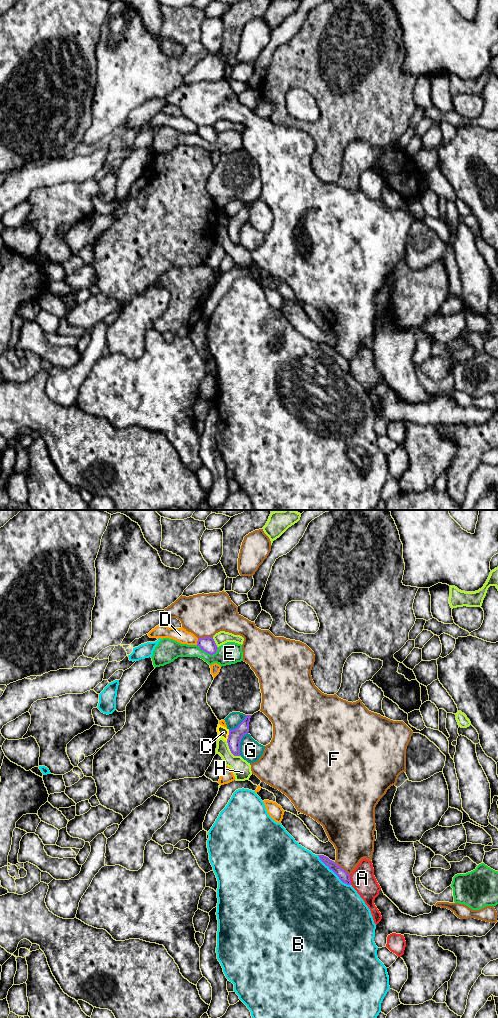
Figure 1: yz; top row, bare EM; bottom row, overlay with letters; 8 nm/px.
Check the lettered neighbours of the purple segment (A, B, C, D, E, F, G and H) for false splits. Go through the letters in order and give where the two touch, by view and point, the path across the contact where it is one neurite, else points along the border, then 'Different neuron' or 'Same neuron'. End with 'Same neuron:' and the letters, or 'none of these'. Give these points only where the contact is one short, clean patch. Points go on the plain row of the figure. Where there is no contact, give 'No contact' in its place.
A: Touches purple at yz (349, 367). Different neuron
B: Touches purple at yz (333, 359). Different neuron
C: Touches purple at yz (228, 223). Boundary: yz (229, 218), (226, 228). Different neuron
D: Touches purple at yz (197, 130). Different neuron
E: Touches purple at yz (208, 141). Different neuron
F: Touches purple at yz (342, 356). Different neuron
G: Touches purple at yz (239, 232). Boundary: yz (247, 220), (240, 230), (240, 243). Different neuron
H: Touches purple at yz (230, 238). Different neuron
Same neuron: none of these

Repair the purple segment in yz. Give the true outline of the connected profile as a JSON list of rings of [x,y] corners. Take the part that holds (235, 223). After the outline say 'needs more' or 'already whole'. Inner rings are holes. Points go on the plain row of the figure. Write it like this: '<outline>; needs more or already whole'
[[[246,203],[245,207],[238,213],[237,216],[229,218],[227,231],[234,244],[241,244],[240,230],[242,225],[249,220],[249,210],[251,204],[252,203]]]; already whole

